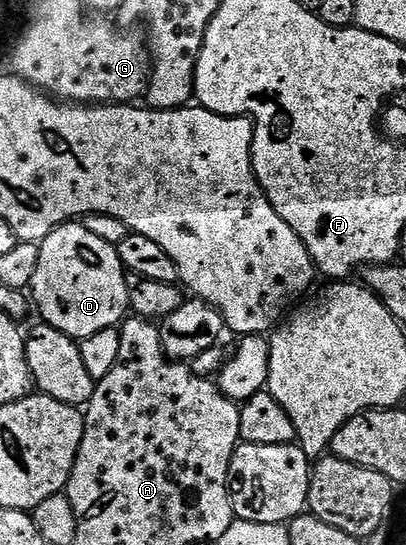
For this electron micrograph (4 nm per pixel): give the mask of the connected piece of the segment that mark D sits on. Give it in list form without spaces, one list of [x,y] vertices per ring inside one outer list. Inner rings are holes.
[[[84,222],[60,223],[39,245],[39,265],[35,265],[35,277],[31,284],[31,303],[50,327],[72,339],[82,340],[103,329],[117,327],[130,314],[127,272],[121,263],[117,249],[100,237],[95,237]]]

